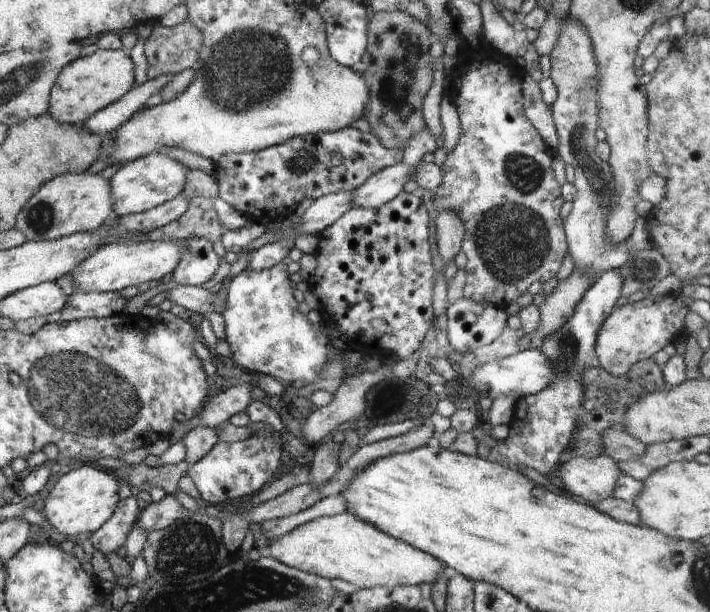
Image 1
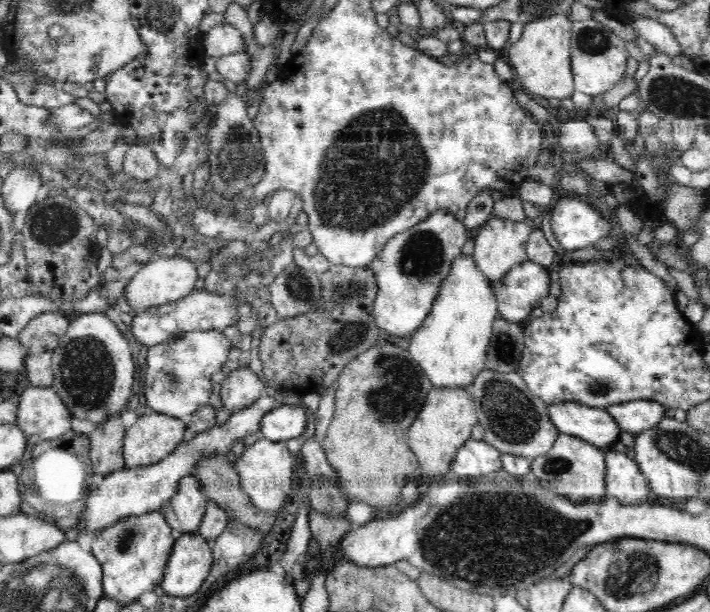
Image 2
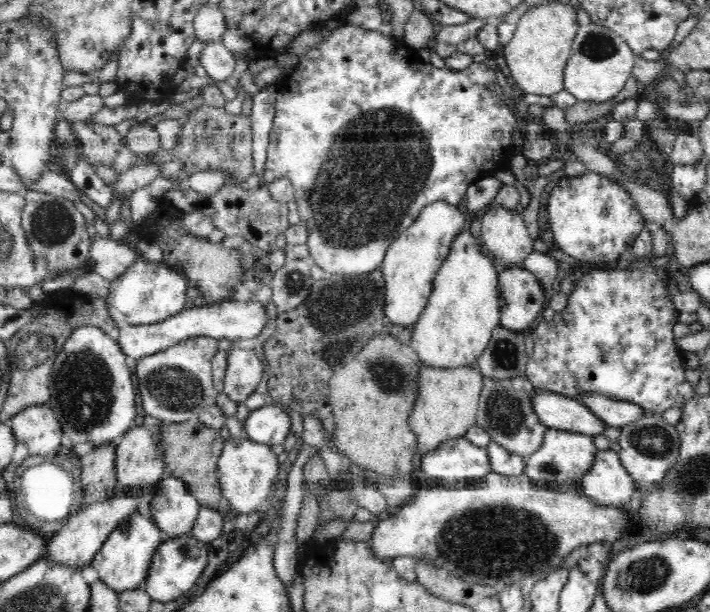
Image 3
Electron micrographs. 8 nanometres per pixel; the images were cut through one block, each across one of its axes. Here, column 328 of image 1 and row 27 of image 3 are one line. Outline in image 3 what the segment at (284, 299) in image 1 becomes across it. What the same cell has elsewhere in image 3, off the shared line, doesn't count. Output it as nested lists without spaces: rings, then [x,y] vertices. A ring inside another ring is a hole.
[[[342,23],[340,27],[331,31],[330,36],[323,41],[321,44],[317,45],[316,48],[312,48],[304,55],[300,57],[298,64],[293,68],[292,73],[286,72],[284,76],[282,76],[281,80],[275,84],[275,87],[278,91],[278,96],[276,100],[276,115],[273,119],[273,127],[269,132],[270,141],[269,147],[267,148],[267,159],[266,159],[266,166],[265,172],[262,174],[263,184],[268,184],[273,182],[274,180],[280,180],[280,178],[284,178],[285,180],[290,180],[290,183],[294,185],[295,190],[295,201],[297,204],[297,210],[300,215],[300,223],[304,225],[308,232],[307,238],[307,245],[309,248],[309,252],[311,254],[311,258],[313,263],[316,266],[319,266],[324,272],[327,272],[328,276],[338,274],[338,275],[364,275],[365,273],[372,272],[374,270],[380,270],[382,266],[382,262],[384,260],[384,256],[386,256],[386,251],[388,247],[394,240],[398,238],[405,230],[410,228],[410,225],[418,218],[422,209],[430,203],[436,201],[446,201],[448,204],[456,205],[466,196],[467,188],[476,181],[490,177],[490,176],[504,176],[504,178],[508,178],[509,176],[509,169],[510,169],[510,162],[512,156],[515,154],[513,150],[513,144],[511,140],[513,139],[513,134],[518,131],[518,133],[522,132],[524,134],[525,124],[526,121],[522,120],[518,114],[516,114],[516,110],[514,108],[515,104],[511,102],[511,100],[504,100],[501,96],[501,90],[498,88],[497,85],[497,74],[495,74],[494,70],[491,70],[486,66],[484,63],[476,62],[473,63],[468,68],[460,70],[457,72],[456,70],[451,70],[450,68],[435,68],[431,63],[427,61],[427,59],[417,53],[414,49],[405,45],[402,40],[397,40],[396,38],[388,38],[380,34],[380,32],[376,32],[376,30],[368,30],[358,26],[352,26],[350,24]],[[488,84],[492,84],[495,87],[495,90],[489,90],[487,88]],[[358,176],[358,178],[356,178]]]

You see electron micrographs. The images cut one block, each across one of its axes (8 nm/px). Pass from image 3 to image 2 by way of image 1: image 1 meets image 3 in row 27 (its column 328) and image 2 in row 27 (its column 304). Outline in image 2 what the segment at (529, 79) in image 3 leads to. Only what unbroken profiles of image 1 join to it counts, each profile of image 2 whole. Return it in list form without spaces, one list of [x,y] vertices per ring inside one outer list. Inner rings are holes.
[[[555,14],[546,18],[532,20],[524,25],[522,37],[516,43],[509,44],[508,50],[509,65],[512,65],[515,72],[515,79],[526,87],[532,95],[537,95],[544,99],[568,99],[575,92],[573,73],[571,70],[571,35],[573,21],[569,14]]]

